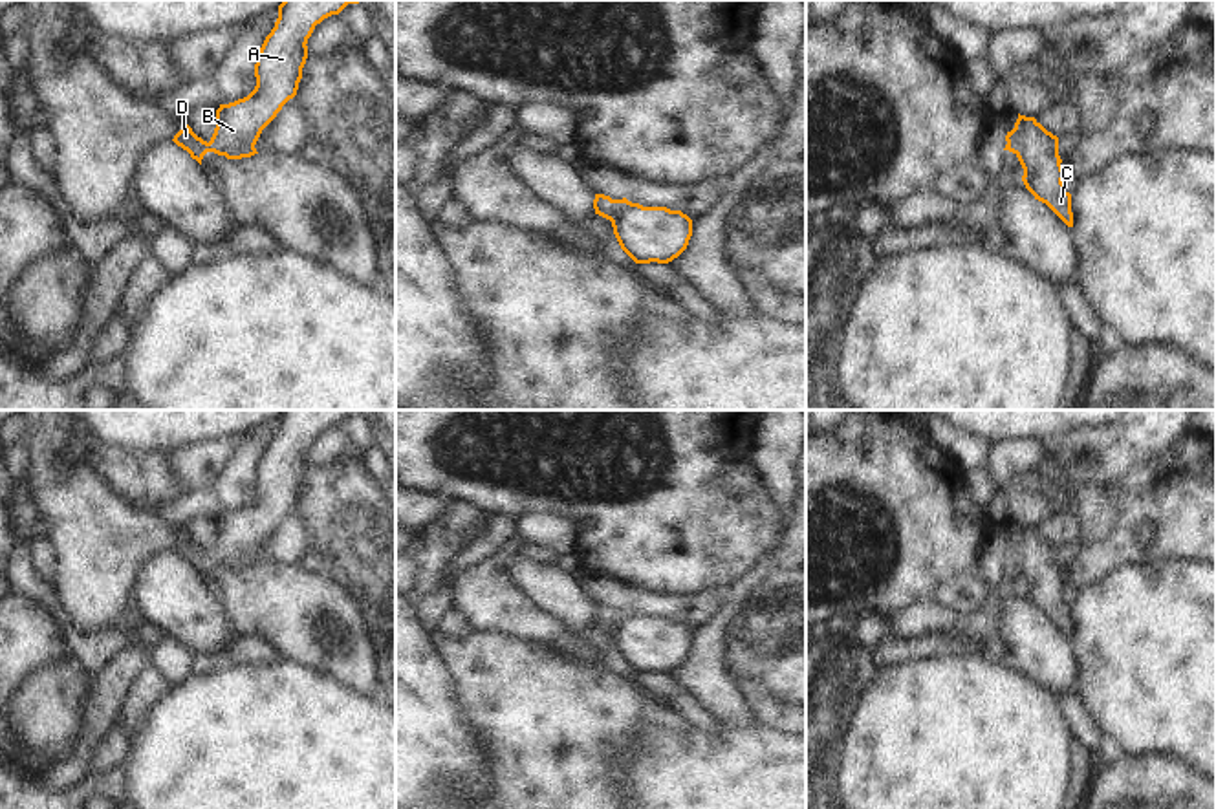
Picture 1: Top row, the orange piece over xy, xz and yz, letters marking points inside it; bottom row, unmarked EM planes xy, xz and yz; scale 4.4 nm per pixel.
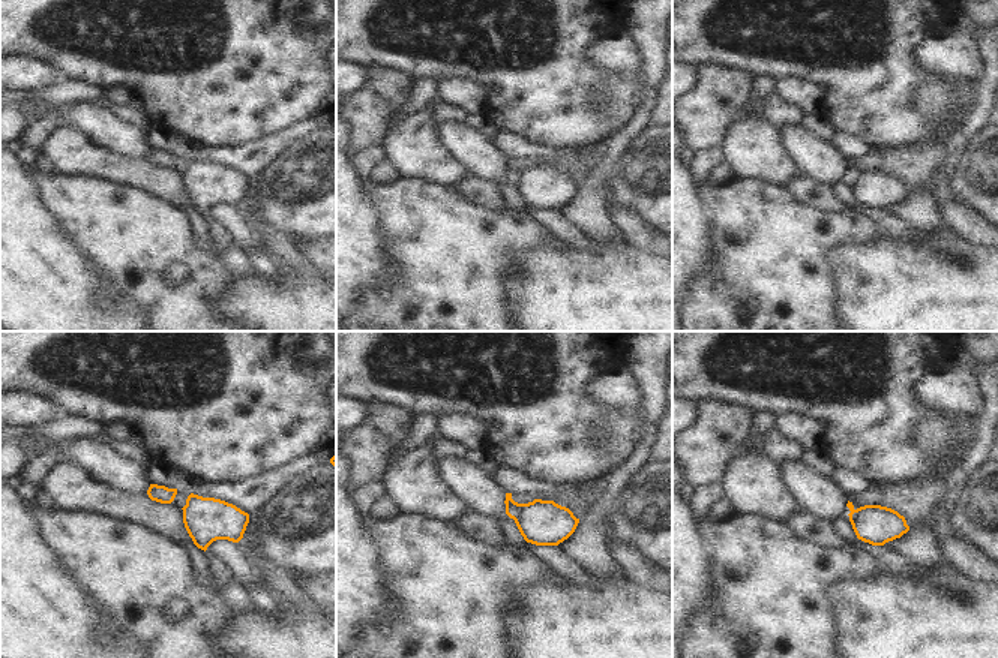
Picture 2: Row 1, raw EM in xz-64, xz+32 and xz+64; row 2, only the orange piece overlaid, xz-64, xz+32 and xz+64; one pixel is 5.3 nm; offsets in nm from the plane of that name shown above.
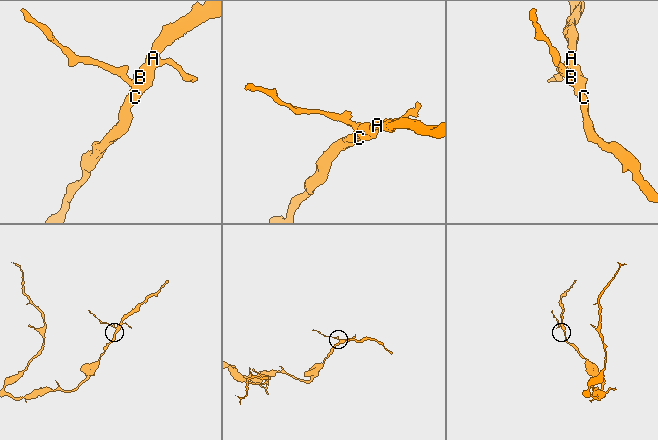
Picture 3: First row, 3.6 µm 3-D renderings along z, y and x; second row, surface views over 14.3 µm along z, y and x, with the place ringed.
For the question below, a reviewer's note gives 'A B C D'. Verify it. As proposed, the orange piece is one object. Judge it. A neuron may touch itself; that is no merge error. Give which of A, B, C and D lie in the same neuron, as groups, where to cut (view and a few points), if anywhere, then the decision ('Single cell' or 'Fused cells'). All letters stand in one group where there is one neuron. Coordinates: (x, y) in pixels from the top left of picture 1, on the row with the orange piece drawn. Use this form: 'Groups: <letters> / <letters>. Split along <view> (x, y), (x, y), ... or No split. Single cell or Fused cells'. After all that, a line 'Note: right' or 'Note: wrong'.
Groups: A B C / D. Split along xz (634, 204), (621, 209), (610, 220). Fused cells
Note: wrong

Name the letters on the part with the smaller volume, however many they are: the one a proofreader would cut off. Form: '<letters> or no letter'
D

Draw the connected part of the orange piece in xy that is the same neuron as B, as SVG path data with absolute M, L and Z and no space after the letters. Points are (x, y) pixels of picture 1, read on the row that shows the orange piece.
M284 0L275 27L266 37L255 64L255 90L234 102L220 104L209 145L227 159L251 157L262 130L297 95L308 59L308 38L317 24L361 0Z

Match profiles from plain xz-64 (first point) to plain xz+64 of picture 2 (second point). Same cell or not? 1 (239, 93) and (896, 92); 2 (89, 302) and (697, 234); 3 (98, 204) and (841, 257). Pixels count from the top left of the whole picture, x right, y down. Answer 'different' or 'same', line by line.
1: same
2: same
3: different

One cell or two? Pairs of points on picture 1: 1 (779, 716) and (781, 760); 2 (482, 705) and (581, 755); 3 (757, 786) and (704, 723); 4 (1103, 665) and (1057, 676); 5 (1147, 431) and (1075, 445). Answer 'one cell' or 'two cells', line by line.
1: two cells
2: one cell
3: two cells
4: two cells
5: one cell

